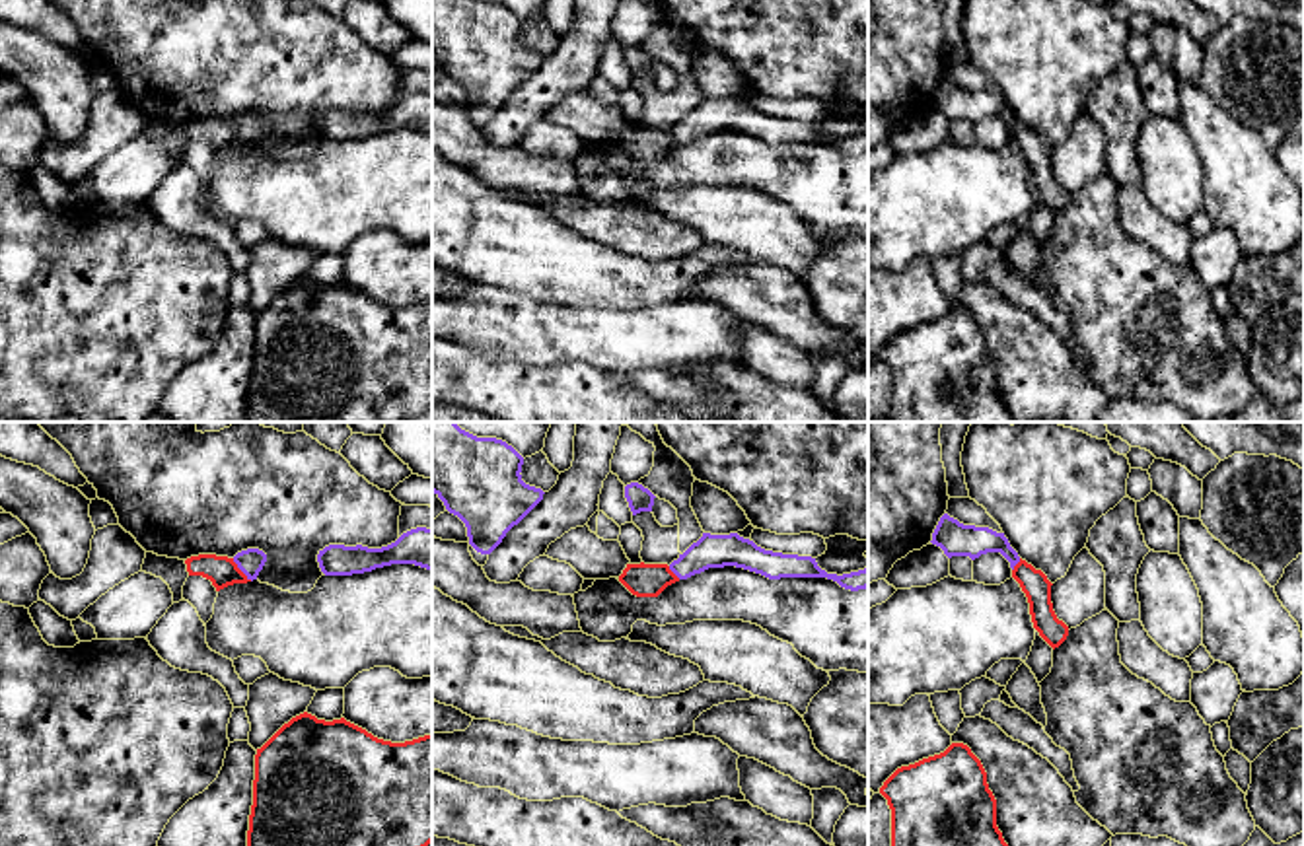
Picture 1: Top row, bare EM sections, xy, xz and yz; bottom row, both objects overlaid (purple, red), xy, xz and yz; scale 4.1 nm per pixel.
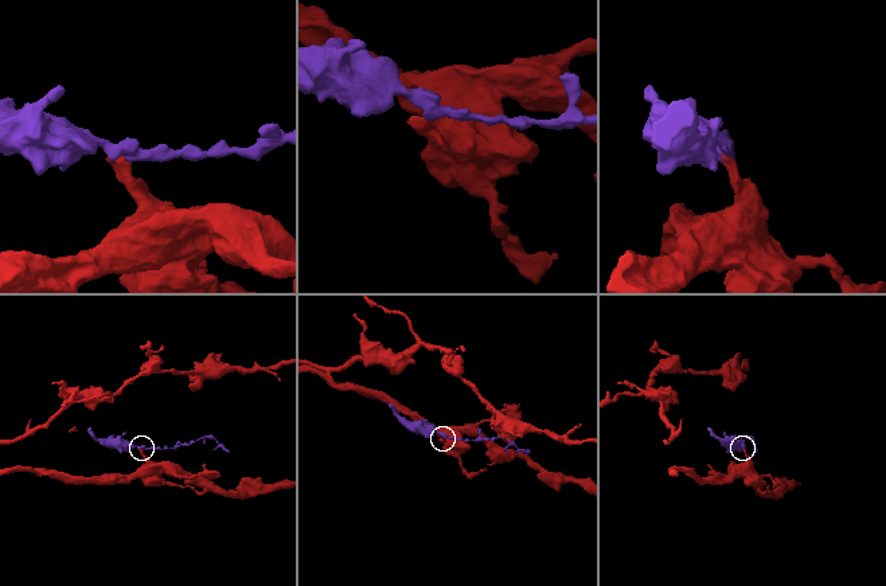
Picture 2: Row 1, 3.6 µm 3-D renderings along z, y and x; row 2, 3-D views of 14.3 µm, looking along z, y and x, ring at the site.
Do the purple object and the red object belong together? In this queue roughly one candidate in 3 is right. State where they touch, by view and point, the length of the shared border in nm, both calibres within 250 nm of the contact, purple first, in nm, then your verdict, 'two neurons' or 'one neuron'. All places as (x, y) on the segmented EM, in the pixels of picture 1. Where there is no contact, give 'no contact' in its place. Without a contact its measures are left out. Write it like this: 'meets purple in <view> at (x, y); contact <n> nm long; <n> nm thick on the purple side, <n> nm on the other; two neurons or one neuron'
meets purple in xy at (242, 570); contact 130 nm long; 110 nm thick on the purple side, 120 nm on the other; two neurons

